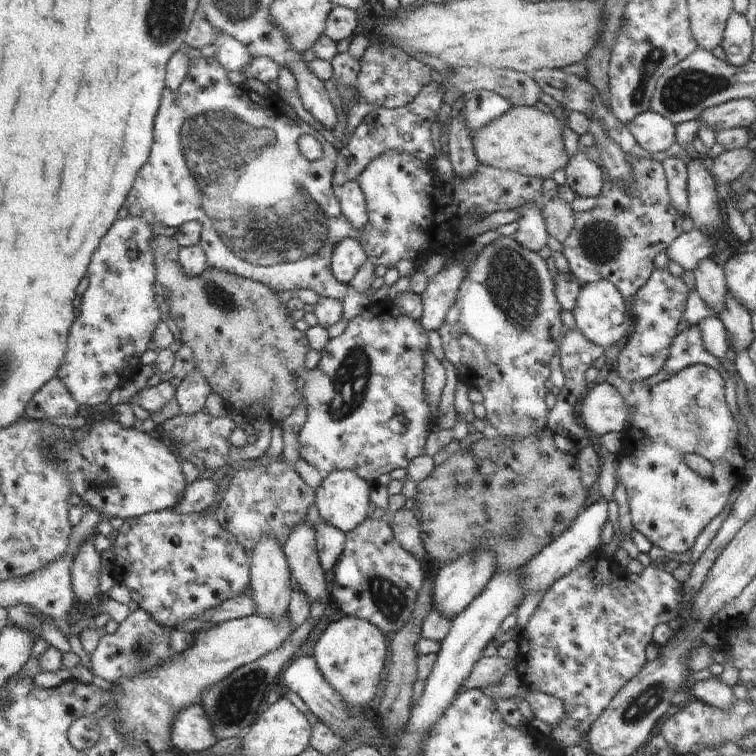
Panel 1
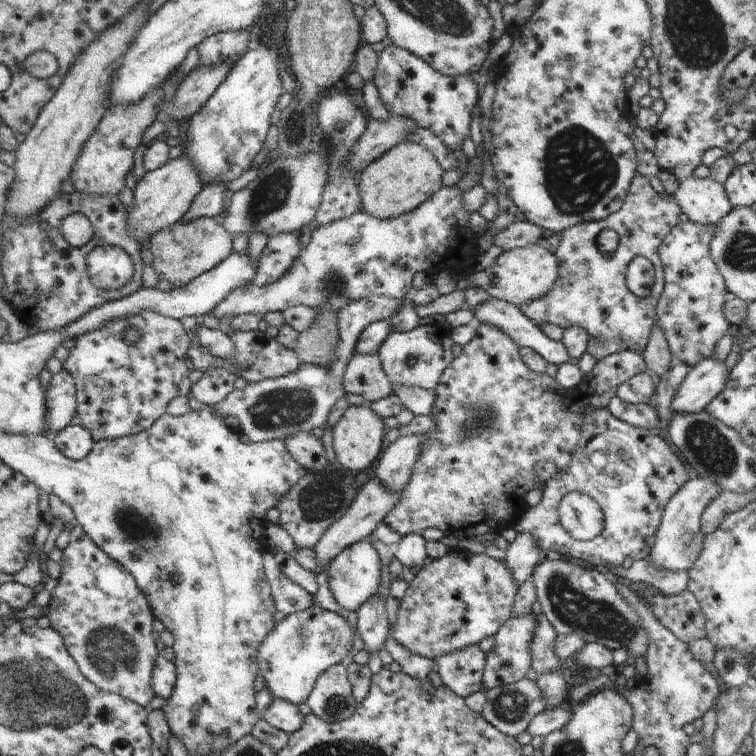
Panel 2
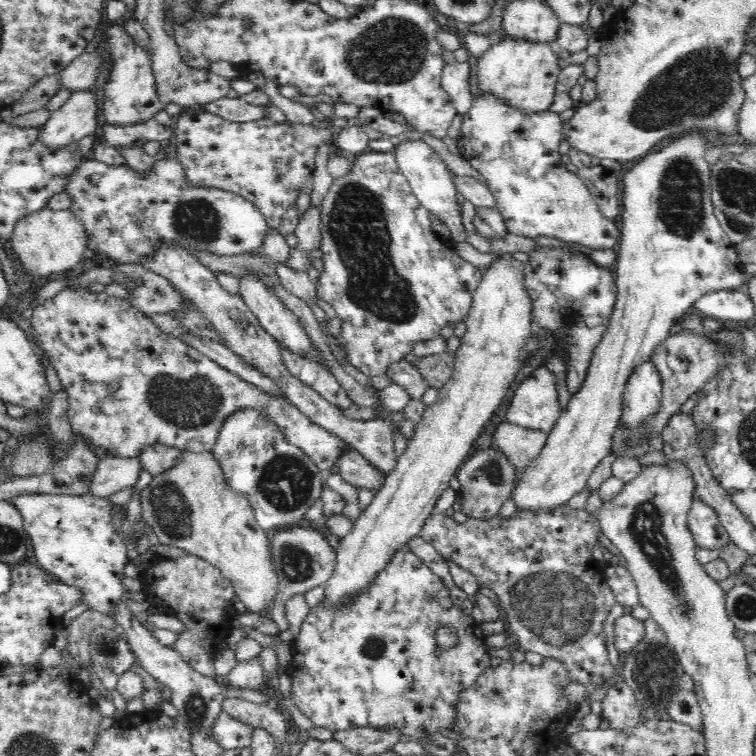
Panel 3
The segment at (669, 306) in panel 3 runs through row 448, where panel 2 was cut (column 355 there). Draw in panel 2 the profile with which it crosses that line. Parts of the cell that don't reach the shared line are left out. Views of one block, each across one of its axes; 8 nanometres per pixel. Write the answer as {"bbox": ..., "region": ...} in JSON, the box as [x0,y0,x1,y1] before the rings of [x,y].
{"bbox":[327,540,381,612],"region":[[[369,540],[357,542],[333,560],[333,564],[327,568],[327,576],[329,576],[329,588],[331,588],[337,604],[345,612],[359,612],[359,608],[363,608],[363,604],[371,602],[377,596],[377,590],[381,586],[381,558],[379,558],[379,552],[371,546]]]}

